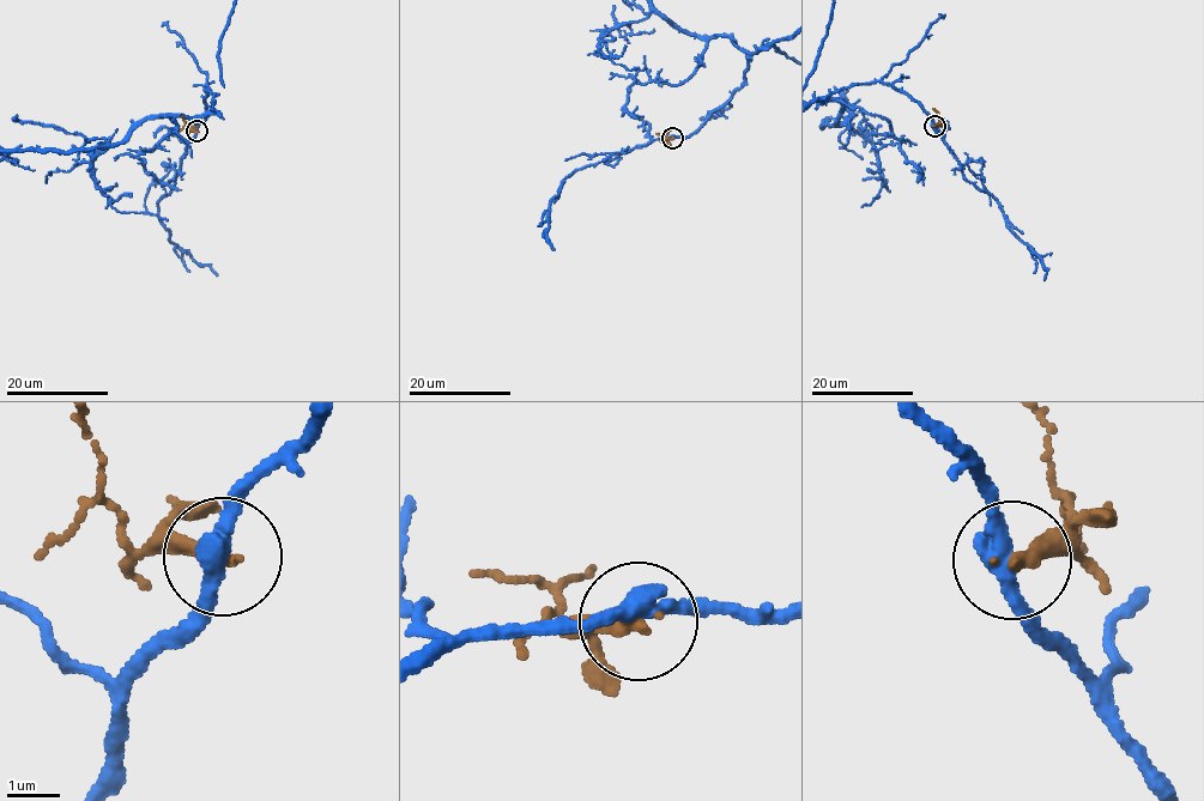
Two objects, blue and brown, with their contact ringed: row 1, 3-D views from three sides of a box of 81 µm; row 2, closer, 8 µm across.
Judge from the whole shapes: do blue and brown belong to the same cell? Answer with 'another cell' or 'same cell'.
another cell

